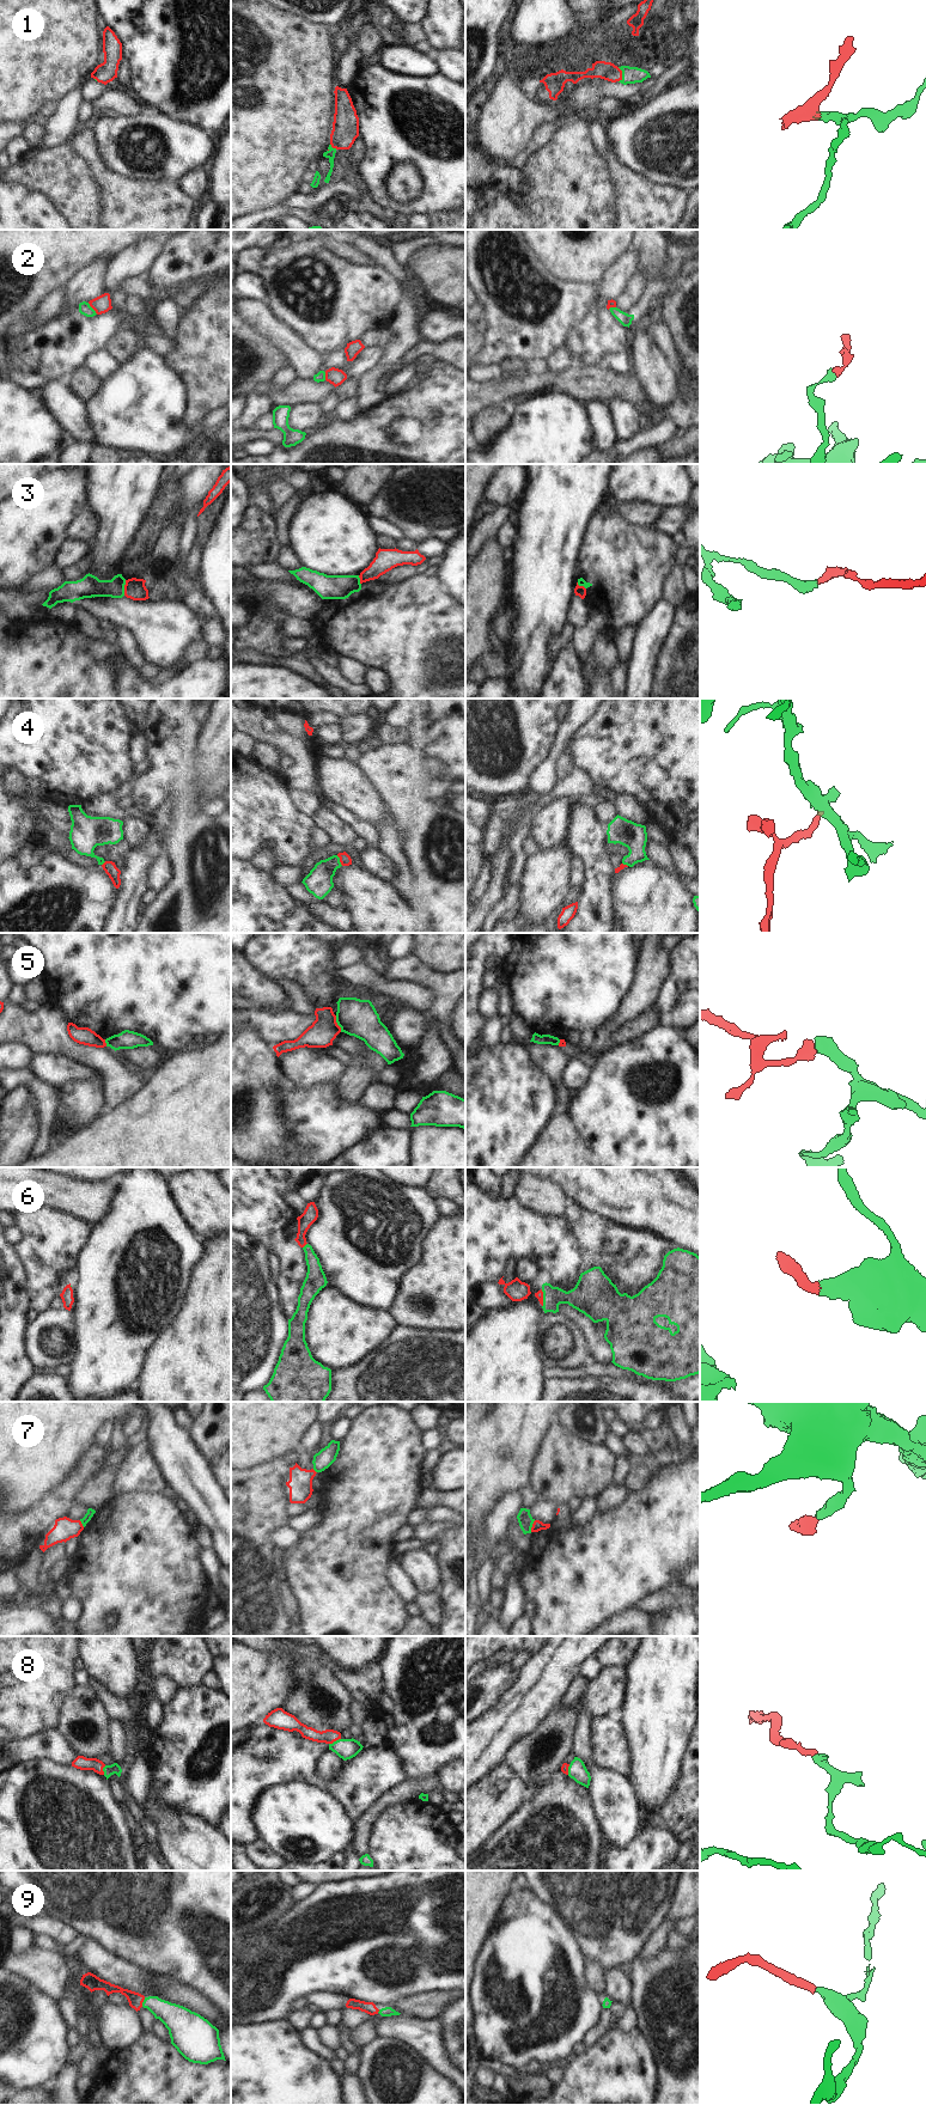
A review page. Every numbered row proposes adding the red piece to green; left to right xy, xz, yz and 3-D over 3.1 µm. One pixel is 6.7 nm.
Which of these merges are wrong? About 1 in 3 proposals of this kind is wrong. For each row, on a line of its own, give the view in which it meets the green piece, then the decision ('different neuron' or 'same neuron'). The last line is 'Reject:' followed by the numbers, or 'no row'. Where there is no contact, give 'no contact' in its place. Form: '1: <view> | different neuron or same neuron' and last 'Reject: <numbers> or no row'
1: yz | same neuron
2: xy | different neuron
3: xy | different neuron
4: xz | same neuron
5: xz | different neuron
6: xz | same neuron
7: yz | different neuron
8: xz | same neuron
9: xy | same neuron
Reject: 2, 3, 5, 7

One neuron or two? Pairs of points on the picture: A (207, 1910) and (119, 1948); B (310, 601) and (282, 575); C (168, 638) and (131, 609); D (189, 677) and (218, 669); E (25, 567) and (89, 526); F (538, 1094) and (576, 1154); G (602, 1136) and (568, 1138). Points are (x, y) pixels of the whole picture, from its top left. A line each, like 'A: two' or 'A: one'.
A: one
B: two
C: one
D: one
E: two
F: two
G: two

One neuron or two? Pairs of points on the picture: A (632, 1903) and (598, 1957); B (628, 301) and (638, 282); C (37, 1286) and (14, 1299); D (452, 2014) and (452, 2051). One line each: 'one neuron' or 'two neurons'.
A: one neuron
B: one neuron
C: two neurons
D: one neuron

